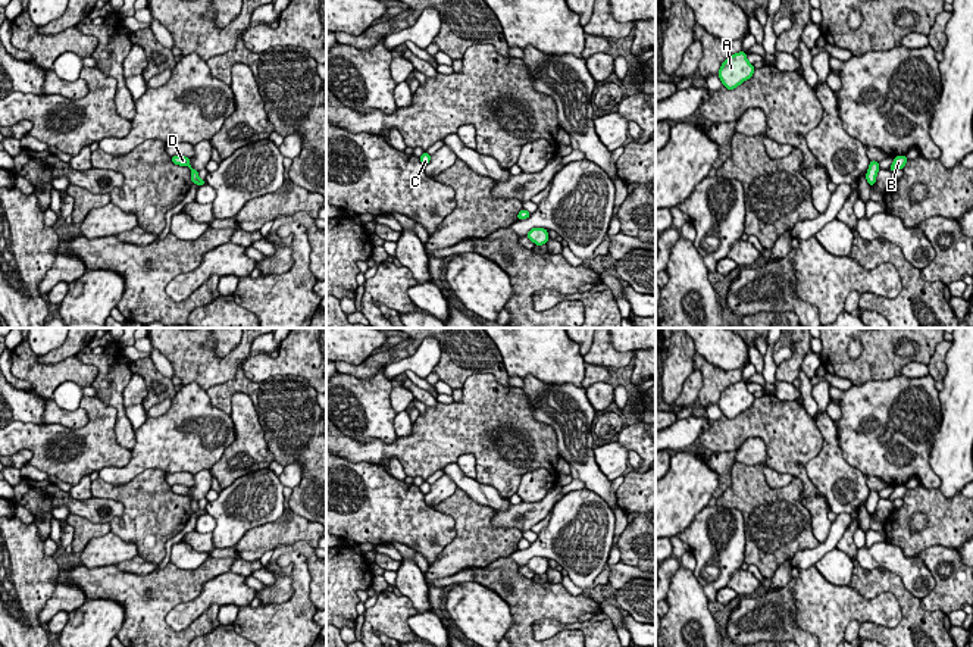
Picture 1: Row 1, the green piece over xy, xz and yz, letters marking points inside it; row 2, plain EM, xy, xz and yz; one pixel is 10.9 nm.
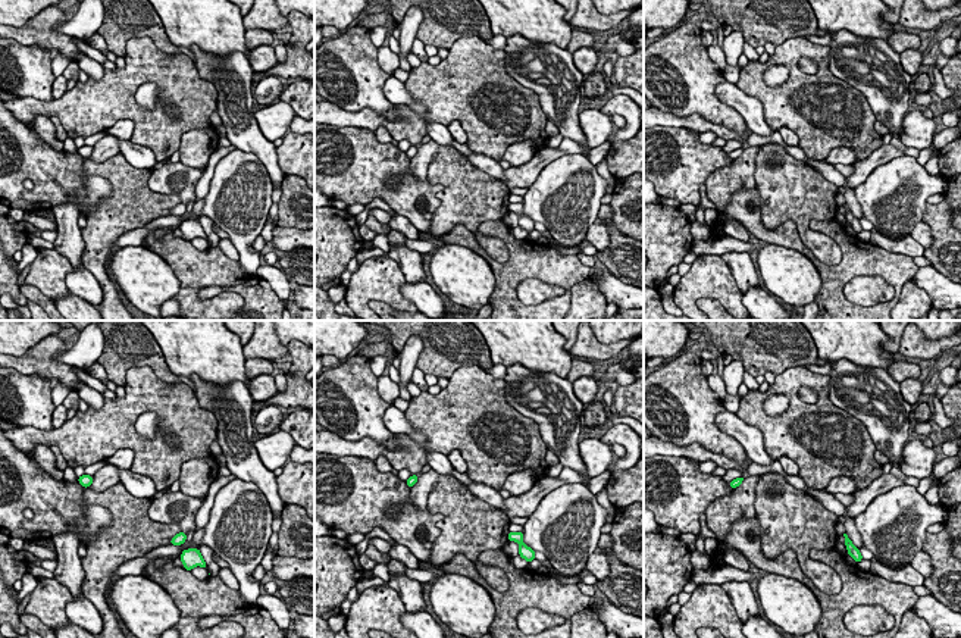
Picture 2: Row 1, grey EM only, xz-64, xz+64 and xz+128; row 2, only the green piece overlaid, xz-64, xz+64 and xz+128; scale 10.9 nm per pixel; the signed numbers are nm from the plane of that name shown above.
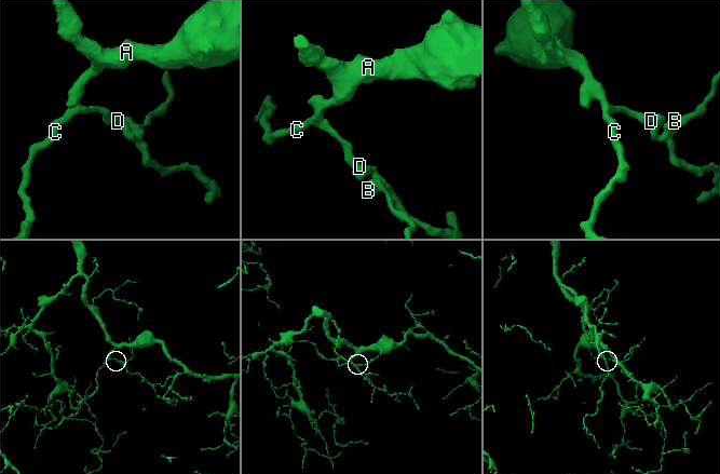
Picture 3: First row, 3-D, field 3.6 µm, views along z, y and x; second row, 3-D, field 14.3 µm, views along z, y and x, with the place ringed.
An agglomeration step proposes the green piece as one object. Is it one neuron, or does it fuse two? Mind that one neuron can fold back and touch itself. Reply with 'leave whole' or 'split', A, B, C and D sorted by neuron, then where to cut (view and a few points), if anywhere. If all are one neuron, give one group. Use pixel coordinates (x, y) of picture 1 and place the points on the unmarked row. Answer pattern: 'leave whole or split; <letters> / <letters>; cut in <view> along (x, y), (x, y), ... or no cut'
leave whole; A B C D; no cut

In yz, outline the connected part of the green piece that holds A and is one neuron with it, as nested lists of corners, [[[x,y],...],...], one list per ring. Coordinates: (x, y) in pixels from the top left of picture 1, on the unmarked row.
[[[745,381],[729,385],[719,398],[719,407],[728,419],[733,419],[754,403],[754,394],[747,388]]]

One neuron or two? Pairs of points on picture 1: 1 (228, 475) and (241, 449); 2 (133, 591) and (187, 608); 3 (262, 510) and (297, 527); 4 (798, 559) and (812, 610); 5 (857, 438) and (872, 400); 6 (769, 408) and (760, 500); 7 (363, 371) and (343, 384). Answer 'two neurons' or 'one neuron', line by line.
1: one neuron
2: two neurons
3: two neurons
4: two neurons
5: one neuron
6: two neurons
7: two neurons

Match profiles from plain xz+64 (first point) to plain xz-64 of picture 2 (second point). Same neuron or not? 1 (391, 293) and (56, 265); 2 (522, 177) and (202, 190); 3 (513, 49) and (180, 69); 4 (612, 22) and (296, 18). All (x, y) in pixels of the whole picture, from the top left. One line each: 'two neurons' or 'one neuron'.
1: one neuron
2: two neurons
3: two neurons
4: two neurons

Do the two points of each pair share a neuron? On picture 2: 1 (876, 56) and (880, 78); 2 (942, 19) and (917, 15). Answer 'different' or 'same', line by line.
1: same
2: same

